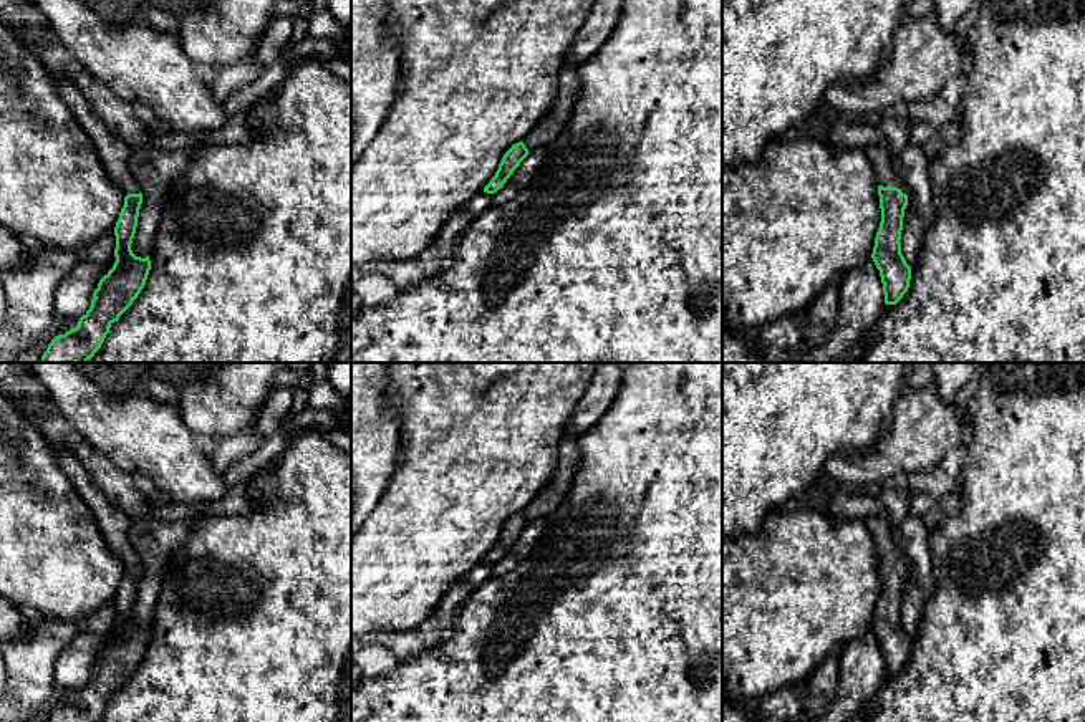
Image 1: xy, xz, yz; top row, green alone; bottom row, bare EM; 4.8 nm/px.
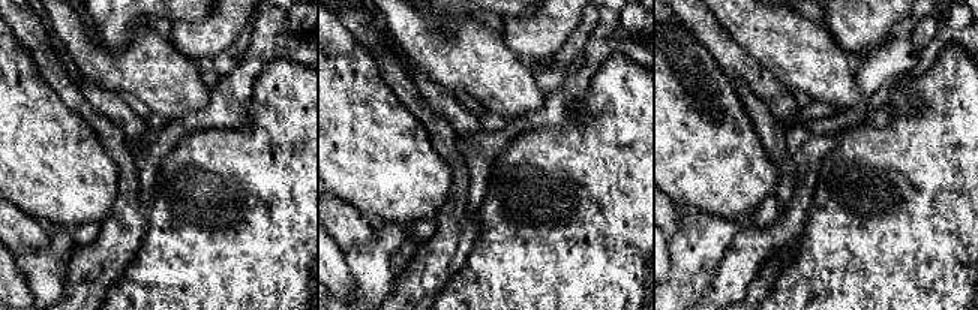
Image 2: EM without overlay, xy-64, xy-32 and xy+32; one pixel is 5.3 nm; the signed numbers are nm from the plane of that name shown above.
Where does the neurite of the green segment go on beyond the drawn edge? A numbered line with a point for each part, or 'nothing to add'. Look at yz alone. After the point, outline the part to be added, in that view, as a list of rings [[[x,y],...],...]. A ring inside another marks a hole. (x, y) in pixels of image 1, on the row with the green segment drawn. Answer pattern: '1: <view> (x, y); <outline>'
1: yz (885, 174); [[[870,144],[866,154],[875,161],[875,180],[883,187],[898,187],[903,194],[909,195],[909,190],[893,169],[893,156],[881,144]]]

